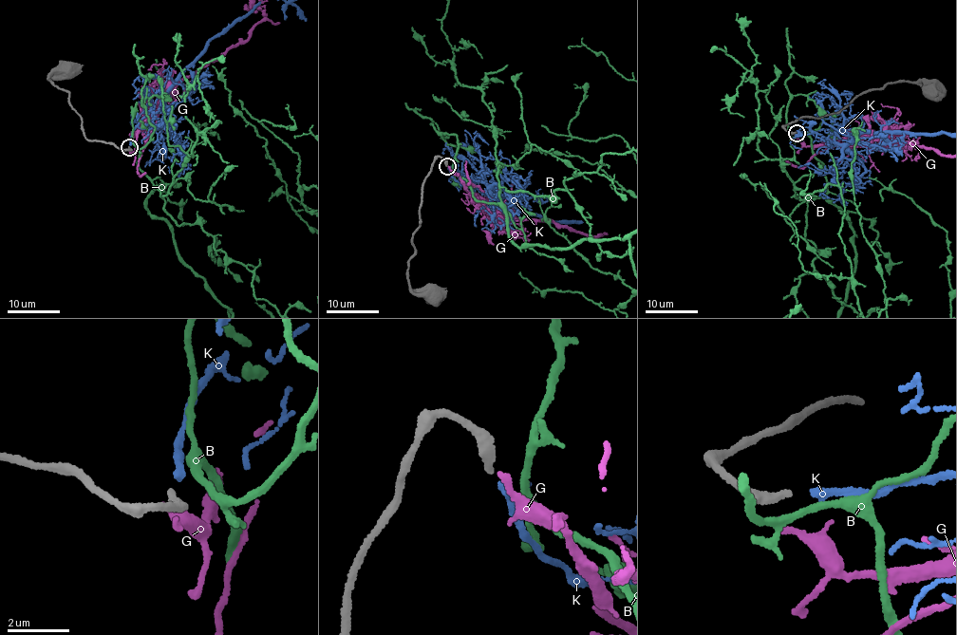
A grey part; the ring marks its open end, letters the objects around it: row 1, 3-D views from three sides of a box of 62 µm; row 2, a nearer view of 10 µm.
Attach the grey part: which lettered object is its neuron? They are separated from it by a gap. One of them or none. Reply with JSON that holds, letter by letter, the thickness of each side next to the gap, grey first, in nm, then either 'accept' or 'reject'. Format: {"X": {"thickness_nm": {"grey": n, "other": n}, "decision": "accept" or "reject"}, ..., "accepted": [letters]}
{"B": {"thickness_nm": {"grey": 280, "other": 240}, "decision": "reject"}, "G": {"thickness_nm": {"grey": 280, "other": 170}, "decision": "reject"}, "K": {"thickness_nm": {"grey": 280, "other": 240}, "decision": "accept"}, "accepted": ["K"]}

